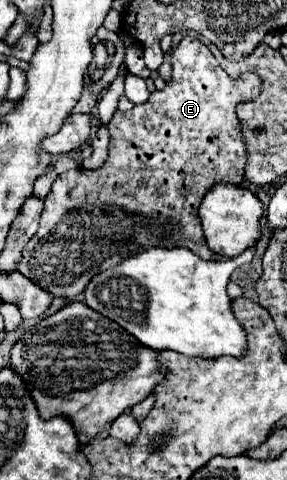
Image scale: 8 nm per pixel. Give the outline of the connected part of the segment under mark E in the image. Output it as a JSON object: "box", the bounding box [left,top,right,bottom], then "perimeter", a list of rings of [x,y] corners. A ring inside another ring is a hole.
{"box":[17,36,261,298],"perimeter":[[[185,36],[181,40],[181,44],[177,46],[177,50],[171,52],[171,58],[173,58],[173,76],[171,80],[165,84],[163,90],[155,90],[151,92],[151,96],[147,98],[147,102],[143,104],[135,104],[131,110],[127,112],[121,112],[121,110],[115,110],[115,114],[111,116],[109,120],[109,134],[111,134],[111,144],[109,144],[109,158],[107,162],[101,166],[101,170],[81,170],[81,168],[73,168],[69,172],[63,172],[55,178],[53,182],[53,188],[51,192],[47,194],[47,198],[44,199],[43,214],[41,214],[41,224],[39,224],[39,230],[35,232],[35,236],[25,244],[23,248],[23,254],[21,254],[21,260],[17,264],[17,270],[29,278],[33,284],[41,286],[43,290],[47,290],[49,294],[53,296],[61,296],[61,298],[77,298],[83,290],[85,290],[85,284],[89,284],[89,280],[97,274],[97,272],[103,272],[107,268],[113,268],[115,264],[119,264],[121,260],[149,248],[149,246],[169,246],[169,248],[175,248],[175,246],[185,246],[185,248],[191,248],[197,256],[201,256],[203,260],[219,260],[221,256],[215,254],[213,250],[209,250],[207,242],[205,242],[205,236],[203,236],[203,230],[201,230],[201,220],[199,220],[199,204],[207,192],[207,188],[211,188],[213,184],[217,182],[235,182],[235,184],[241,184],[243,182],[243,168],[245,168],[245,162],[247,162],[247,152],[245,152],[245,144],[243,144],[243,138],[241,138],[241,128],[239,128],[239,120],[235,116],[235,106],[243,100],[253,100],[259,90],[261,90],[261,78],[257,74],[243,74],[241,78],[233,80],[225,74],[225,70],[217,64],[215,56],[211,54],[211,50],[201,42],[197,40],[195,36]]]}

